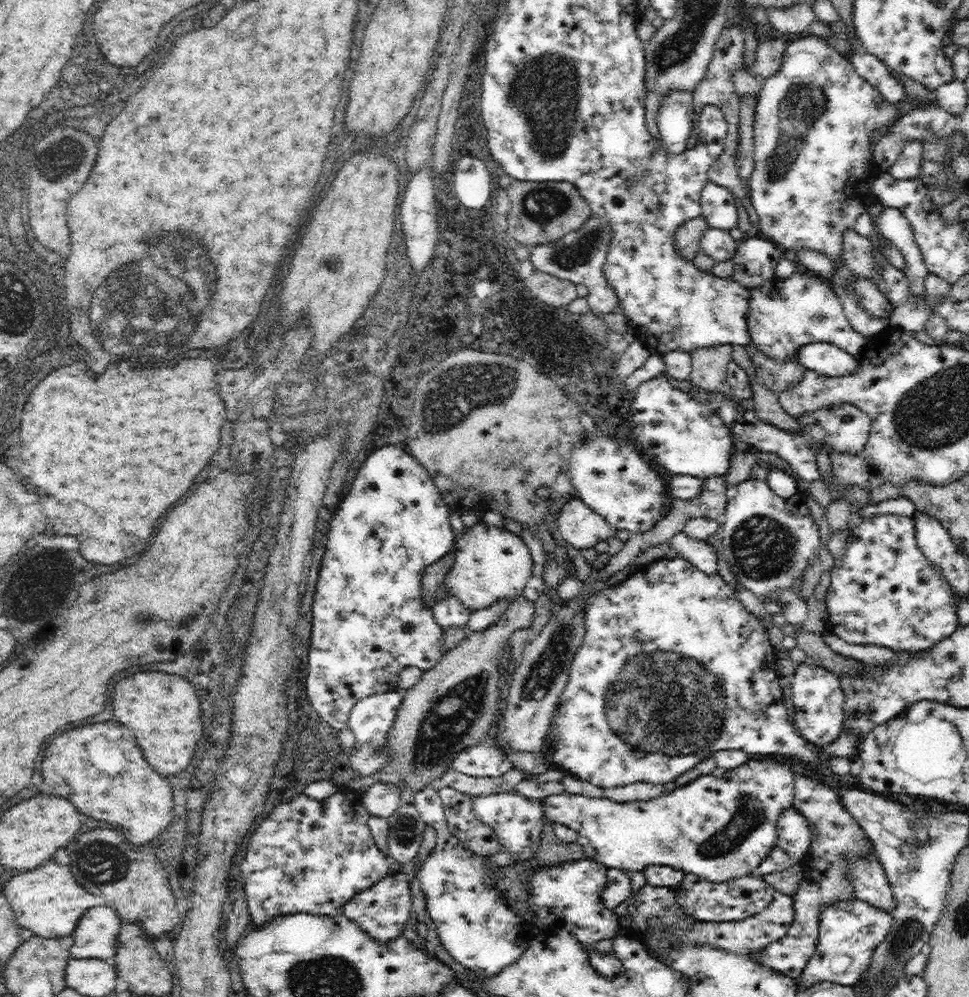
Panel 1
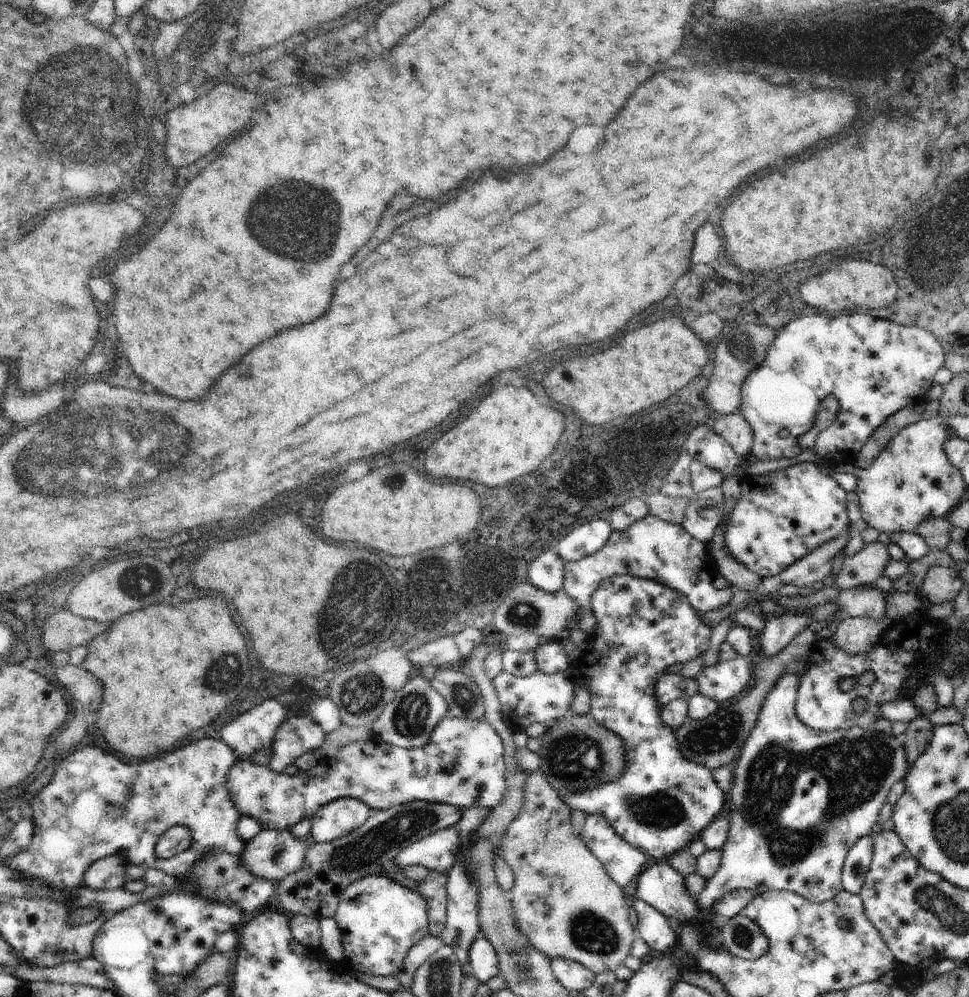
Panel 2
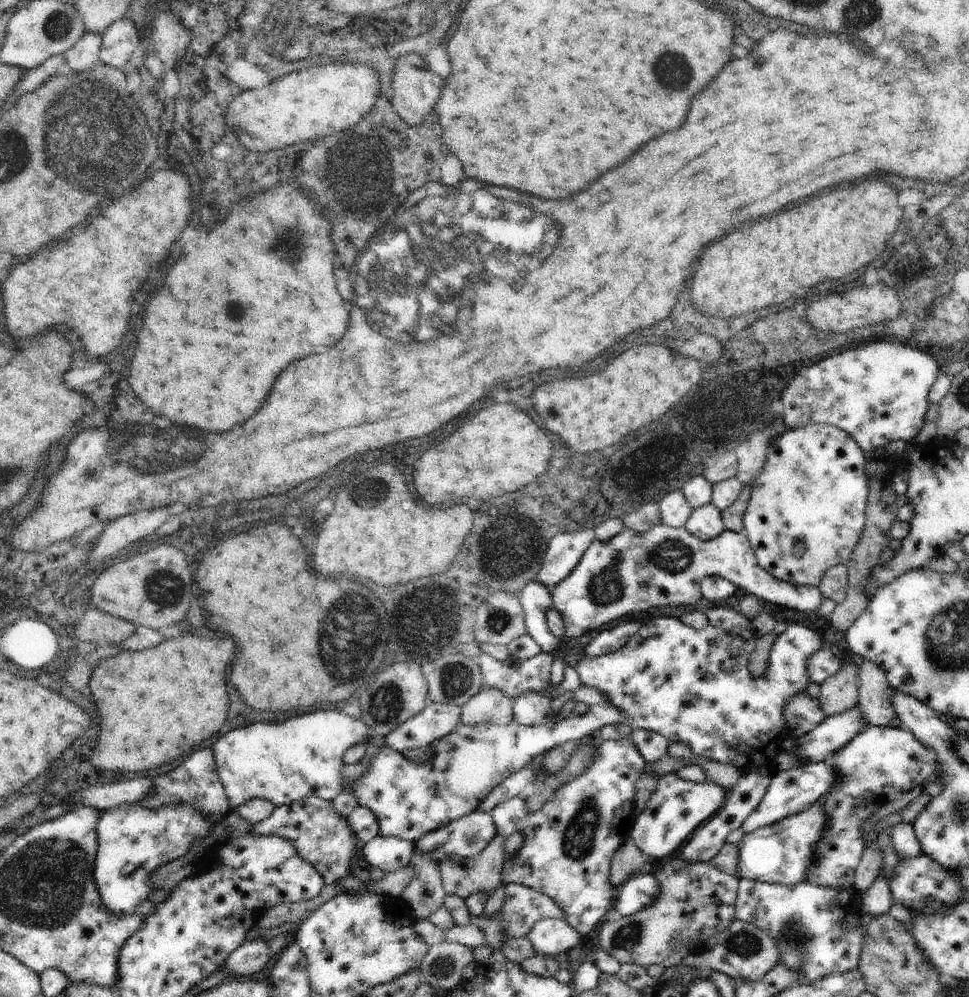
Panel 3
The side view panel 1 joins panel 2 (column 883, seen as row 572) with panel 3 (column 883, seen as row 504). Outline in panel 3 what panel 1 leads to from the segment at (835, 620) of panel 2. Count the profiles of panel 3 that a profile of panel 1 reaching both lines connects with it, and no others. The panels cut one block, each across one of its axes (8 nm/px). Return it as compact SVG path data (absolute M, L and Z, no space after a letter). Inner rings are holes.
M863 660L859 666L859 710L865 720L865 728L887 728L887 722L895 716L895 706L893 706L893 696L895 692L891 690L885 672L869 662Z

